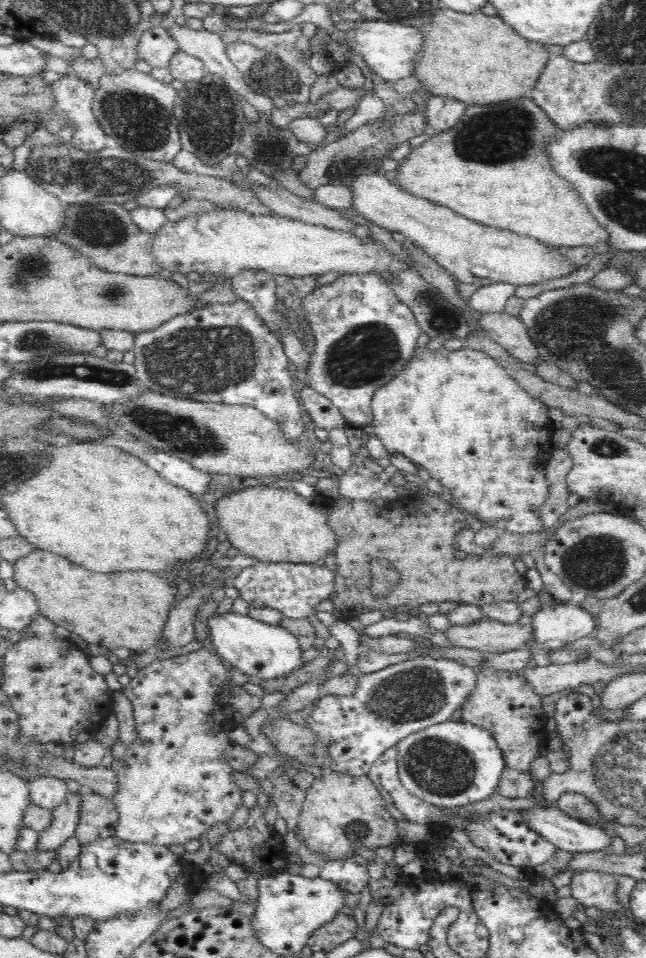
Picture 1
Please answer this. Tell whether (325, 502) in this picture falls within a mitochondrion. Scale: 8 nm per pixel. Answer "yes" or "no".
no

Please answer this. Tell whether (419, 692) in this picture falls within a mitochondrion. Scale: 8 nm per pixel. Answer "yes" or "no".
yes

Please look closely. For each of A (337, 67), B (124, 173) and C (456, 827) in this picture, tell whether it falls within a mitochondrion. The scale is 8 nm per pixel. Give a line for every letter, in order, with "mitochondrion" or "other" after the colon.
A: other
B: mitochondrion
C: other

